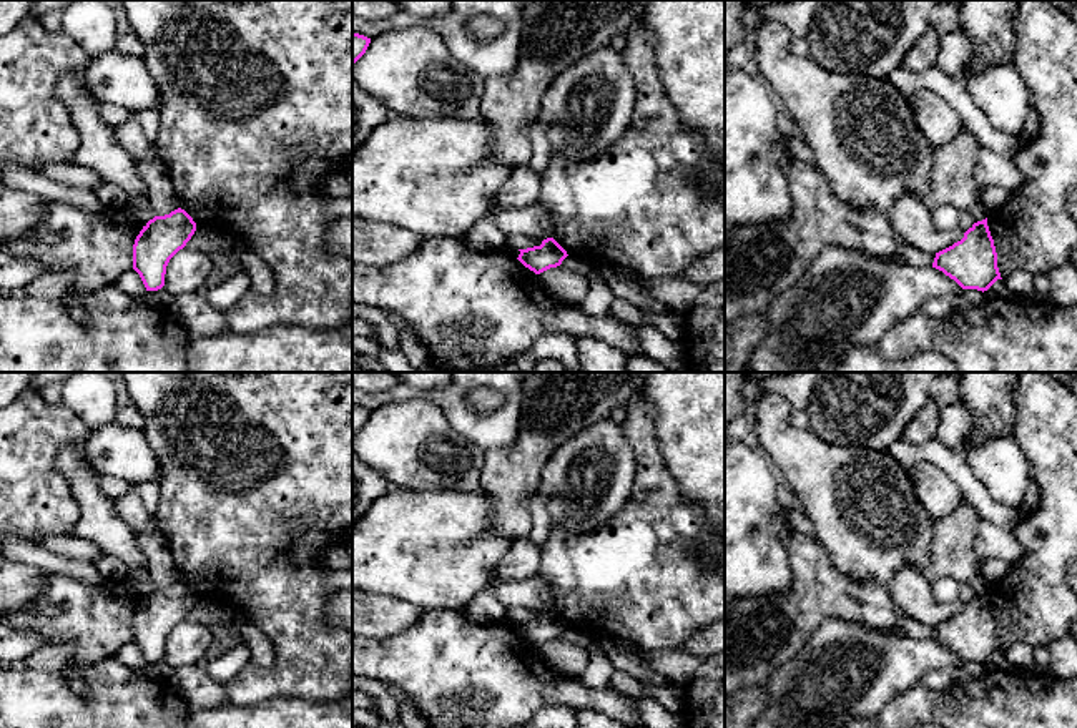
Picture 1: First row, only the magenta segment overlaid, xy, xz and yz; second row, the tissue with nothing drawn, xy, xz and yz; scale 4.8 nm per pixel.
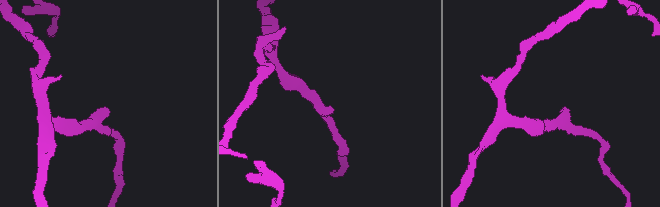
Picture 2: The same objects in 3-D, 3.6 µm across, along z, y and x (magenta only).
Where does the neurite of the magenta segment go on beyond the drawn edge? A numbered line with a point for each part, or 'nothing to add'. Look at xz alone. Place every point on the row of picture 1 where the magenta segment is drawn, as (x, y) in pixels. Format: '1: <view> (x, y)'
nothing to add

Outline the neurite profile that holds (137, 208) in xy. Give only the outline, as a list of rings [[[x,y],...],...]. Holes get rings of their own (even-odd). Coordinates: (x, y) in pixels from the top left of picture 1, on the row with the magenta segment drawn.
[[[148,193],[128,196],[128,201],[123,206],[123,214],[146,226],[146,223],[155,218]]]

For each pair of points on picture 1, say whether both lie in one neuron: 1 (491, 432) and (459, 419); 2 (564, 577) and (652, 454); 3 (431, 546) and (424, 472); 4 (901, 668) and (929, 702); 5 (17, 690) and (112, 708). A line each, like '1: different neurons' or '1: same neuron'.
1: same neuron
2: same neuron
3: different neurons
4: different neurons
5: same neuron

